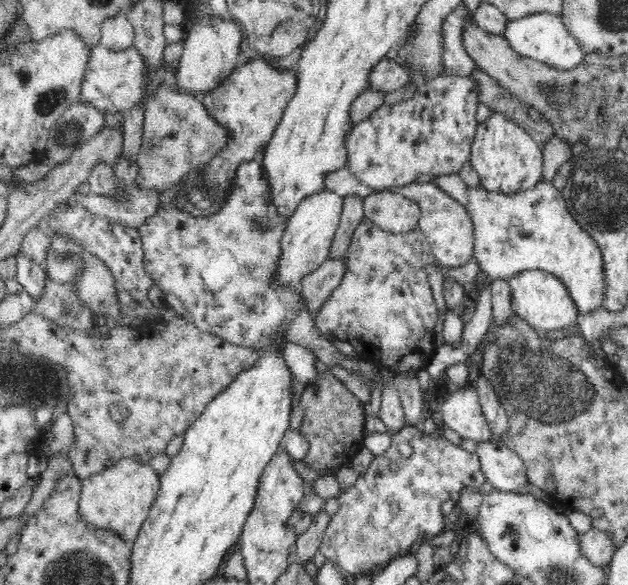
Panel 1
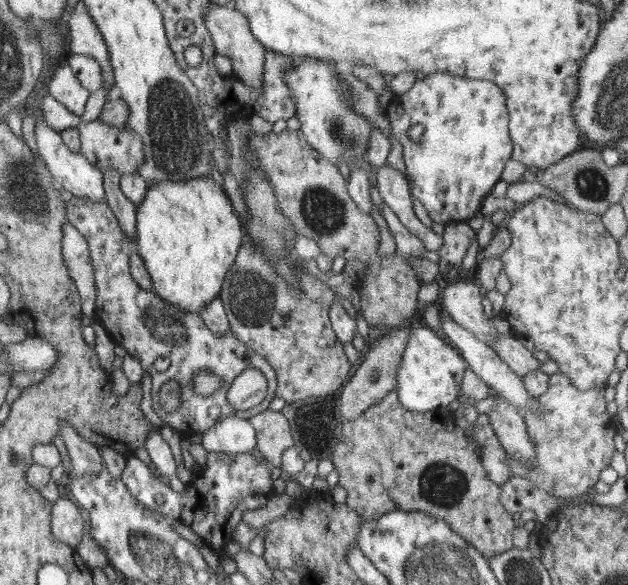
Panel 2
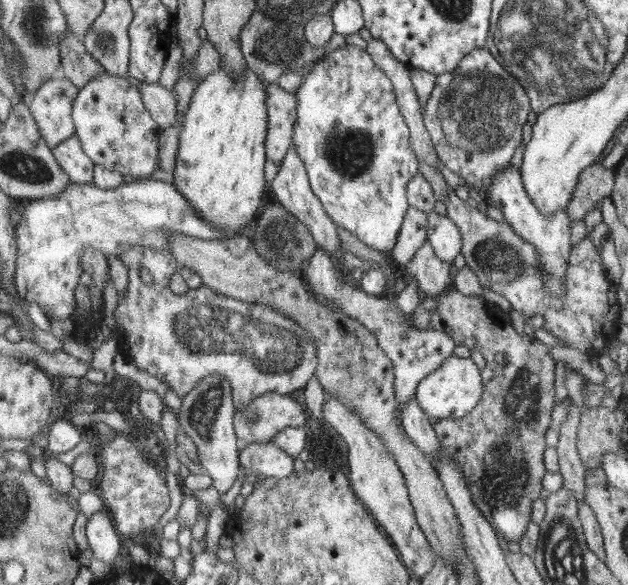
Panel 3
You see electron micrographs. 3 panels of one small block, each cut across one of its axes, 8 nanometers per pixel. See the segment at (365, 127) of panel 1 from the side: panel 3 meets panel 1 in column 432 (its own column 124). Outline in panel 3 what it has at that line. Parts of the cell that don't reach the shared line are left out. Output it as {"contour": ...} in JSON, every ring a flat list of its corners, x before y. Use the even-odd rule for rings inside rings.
{"contour":[[107,72,93,76,90,82,79,90,71,115,75,121,75,135,82,141,87,156,95,165,138,179,147,178,160,169,160,159,158,159,160,130,144,107,138,88,134,88,126,76,121,77]]}

